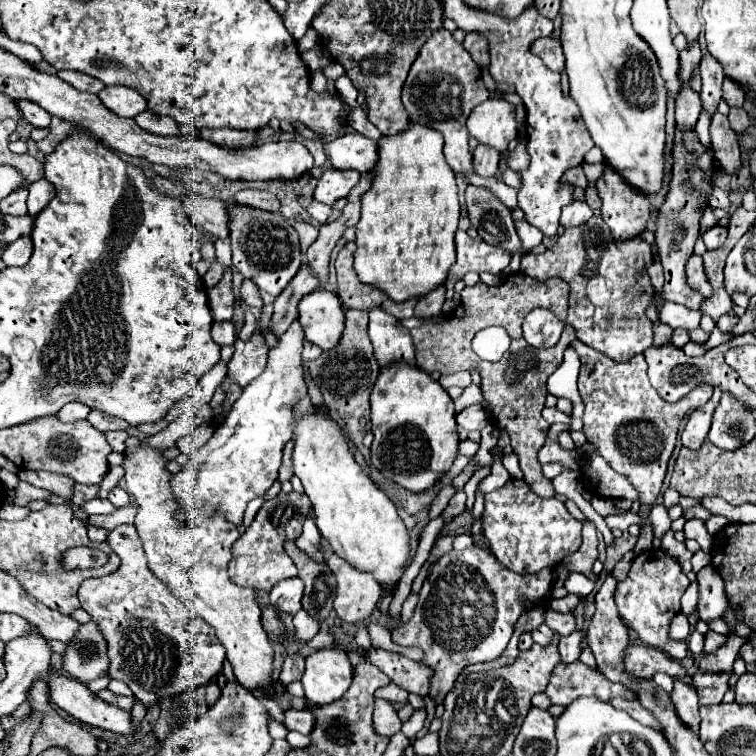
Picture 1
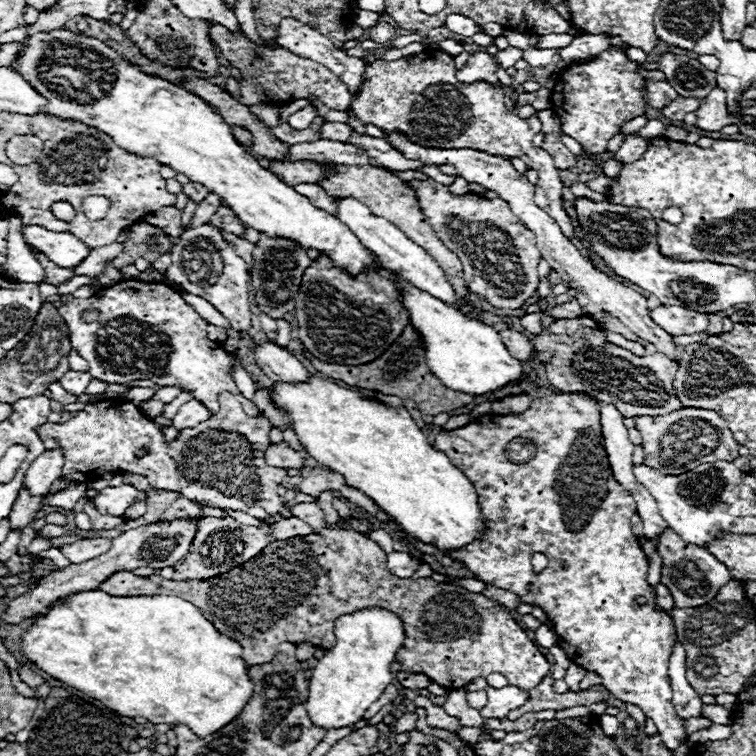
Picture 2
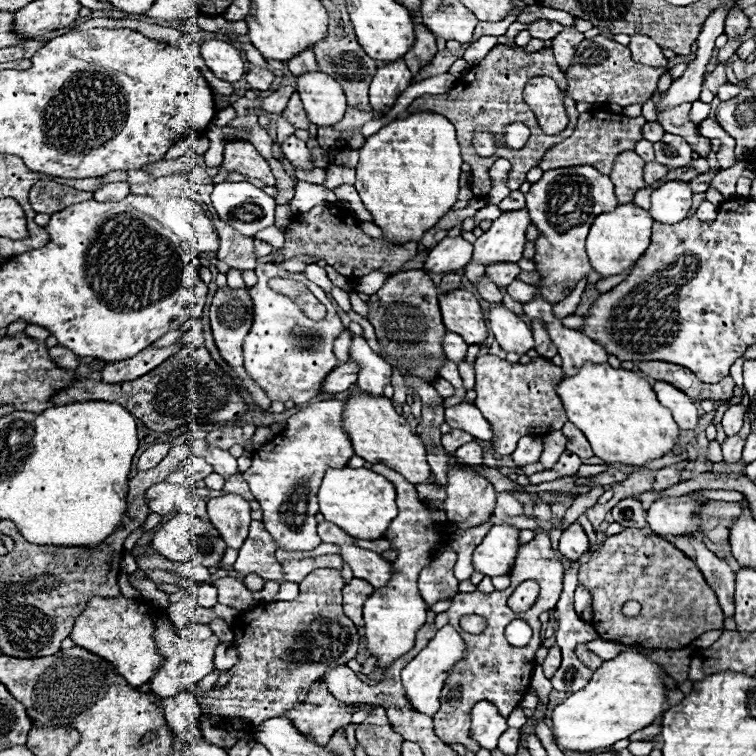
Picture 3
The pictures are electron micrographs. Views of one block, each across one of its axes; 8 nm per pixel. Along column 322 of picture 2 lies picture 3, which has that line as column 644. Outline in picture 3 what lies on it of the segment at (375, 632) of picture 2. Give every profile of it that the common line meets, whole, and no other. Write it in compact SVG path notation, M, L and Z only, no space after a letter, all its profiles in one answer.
M632 648L620 652L612 660L606 660L582 690L574 692L554 708L554 742L564 750L592 752L596 748L612 746L614 742L654 724L666 712L664 674L664 668L656 666L652 660Z

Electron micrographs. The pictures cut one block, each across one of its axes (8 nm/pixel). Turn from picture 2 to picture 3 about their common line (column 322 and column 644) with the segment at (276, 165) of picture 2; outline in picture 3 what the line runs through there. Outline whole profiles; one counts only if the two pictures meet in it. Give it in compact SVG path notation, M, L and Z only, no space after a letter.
M646 162L644 166L644 180L648 180L650 184L660 180L662 176L666 176L670 170L664 166L664 164L658 164L658 162Z

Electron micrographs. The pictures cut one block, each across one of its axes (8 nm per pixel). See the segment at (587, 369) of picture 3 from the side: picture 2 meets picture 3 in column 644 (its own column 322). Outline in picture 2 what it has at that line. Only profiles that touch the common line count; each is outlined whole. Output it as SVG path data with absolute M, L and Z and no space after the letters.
M258 344L258 346L256 346L256 364L262 368L262 372L264 372L272 382L284 382L284 384L276 384L276 386L272 388L272 392L274 392L272 398L274 398L274 404L276 404L278 408L284 408L284 410L290 412L290 416L292 416L292 420L294 420L294 426L292 426L292 428L294 428L294 432L296 432L300 444L304 446L304 450L306 450L316 462L328 466L332 472L342 474L348 486L352 486L352 488L364 492L368 498L372 498L372 500L376 502L376 506L378 506L380 510L384 510L384 512L400 526L402 532L410 534L410 536L412 536L414 540L418 540L418 542L424 542L424 544L434 546L436 550L460 550L460 548L464 548L466 544L470 544L470 542L482 538L482 534L484 534L484 530L486 530L486 524L482 522L482 510L480 510L480 504L478 504L478 492L474 490L474 484L466 478L466 474L464 474L460 468L456 468L456 466L450 462L450 458L448 458L444 452L436 450L436 448L428 442L428 438L426 438L424 432L418 428L418 424L414 422L414 418L406 412L406 408L392 408L392 406L386 406L386 404L382 404L382 402L362 398L358 392L346 390L346 388L342 388L342 386L338 386L338 384L334 384L334 382L328 382L328 380L322 380L322 378L316 378L316 376L310 378L310 372L306 370L306 366L304 366L296 356L292 356L288 350L280 348L280 346L276 346L276 344Z

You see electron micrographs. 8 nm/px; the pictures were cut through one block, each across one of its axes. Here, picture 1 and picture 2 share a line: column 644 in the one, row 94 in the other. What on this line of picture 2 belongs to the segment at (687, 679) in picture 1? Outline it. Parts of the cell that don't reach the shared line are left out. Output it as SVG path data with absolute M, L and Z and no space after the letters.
M646 80L646 102L648 102L648 106L652 106L656 110L662 110L674 98L678 98L678 94L676 94L676 90L670 84Z

